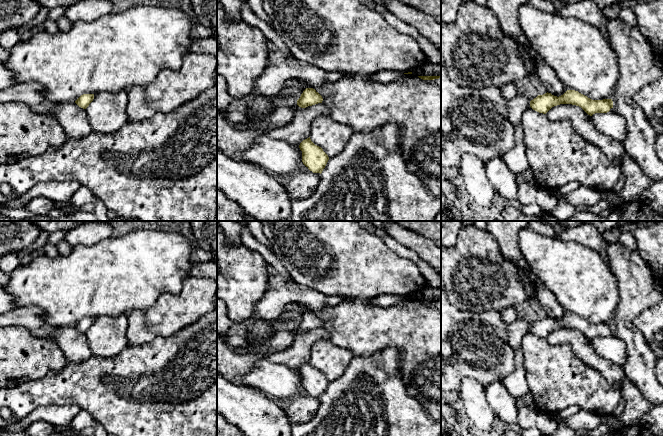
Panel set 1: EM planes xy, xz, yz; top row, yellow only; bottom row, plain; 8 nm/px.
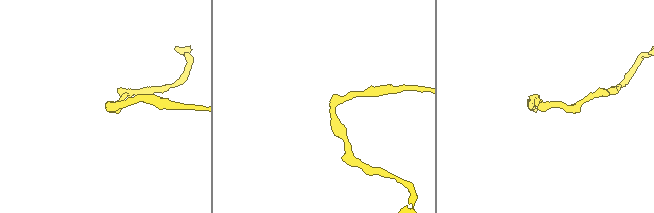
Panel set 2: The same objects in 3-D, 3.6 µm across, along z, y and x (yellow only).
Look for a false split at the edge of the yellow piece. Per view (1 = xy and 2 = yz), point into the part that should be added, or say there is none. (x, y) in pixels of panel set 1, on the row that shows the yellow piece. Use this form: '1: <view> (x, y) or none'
1: none
2: none

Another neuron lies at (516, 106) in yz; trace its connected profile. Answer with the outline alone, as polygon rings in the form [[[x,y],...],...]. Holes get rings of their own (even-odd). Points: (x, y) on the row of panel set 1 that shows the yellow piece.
[[[517,95],[507,101],[507,108],[509,113],[509,121],[514,127],[520,124],[521,116],[525,110],[530,108],[530,100],[522,95]]]

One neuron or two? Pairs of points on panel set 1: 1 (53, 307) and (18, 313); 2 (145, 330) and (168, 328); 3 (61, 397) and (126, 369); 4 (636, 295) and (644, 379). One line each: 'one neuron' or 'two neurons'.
1: two neurons
2: one neuron
3: one neuron
4: one neuron

